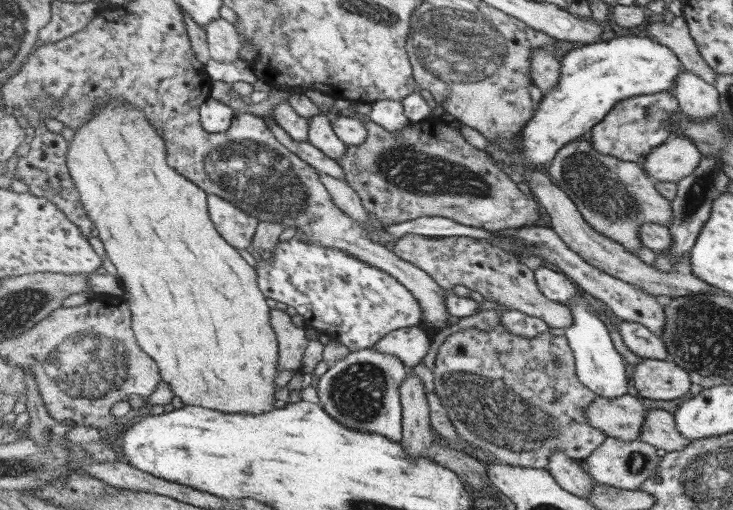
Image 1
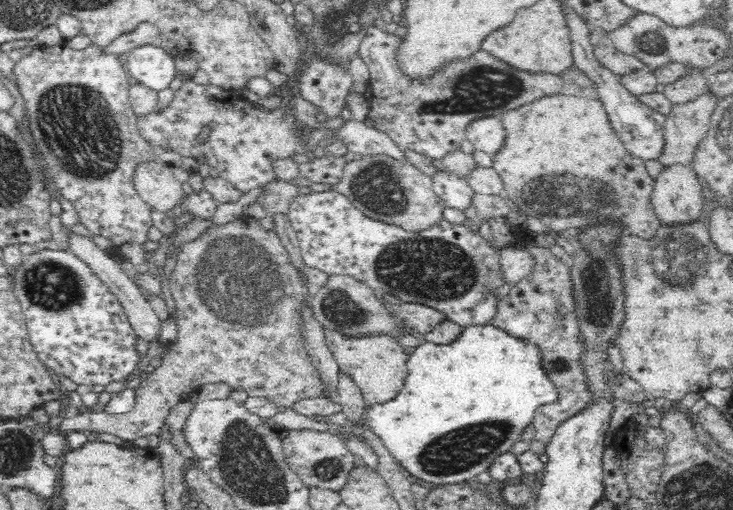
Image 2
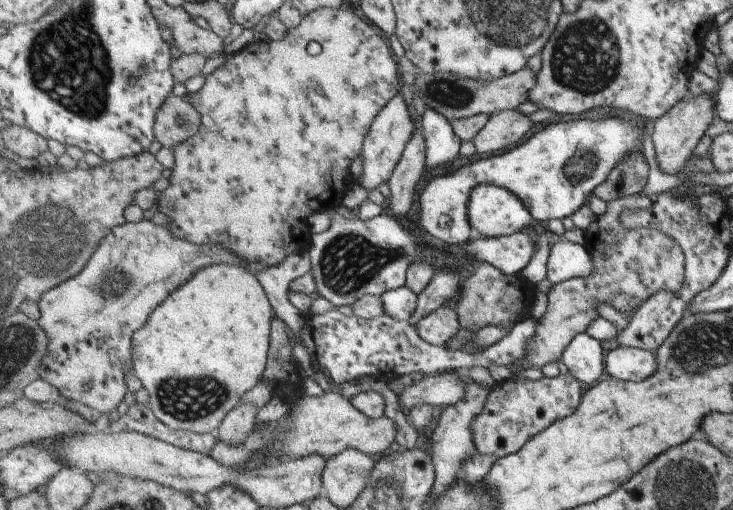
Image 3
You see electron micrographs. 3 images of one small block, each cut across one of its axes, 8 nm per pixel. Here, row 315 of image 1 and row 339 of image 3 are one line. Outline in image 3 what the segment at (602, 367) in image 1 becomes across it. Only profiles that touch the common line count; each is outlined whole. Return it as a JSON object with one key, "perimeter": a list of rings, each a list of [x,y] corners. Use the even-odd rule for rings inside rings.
{"perimeter":[[[585,332],[579,334],[571,345],[567,346],[561,361],[566,365],[569,374],[583,384],[599,383],[606,370],[601,342]]]}

